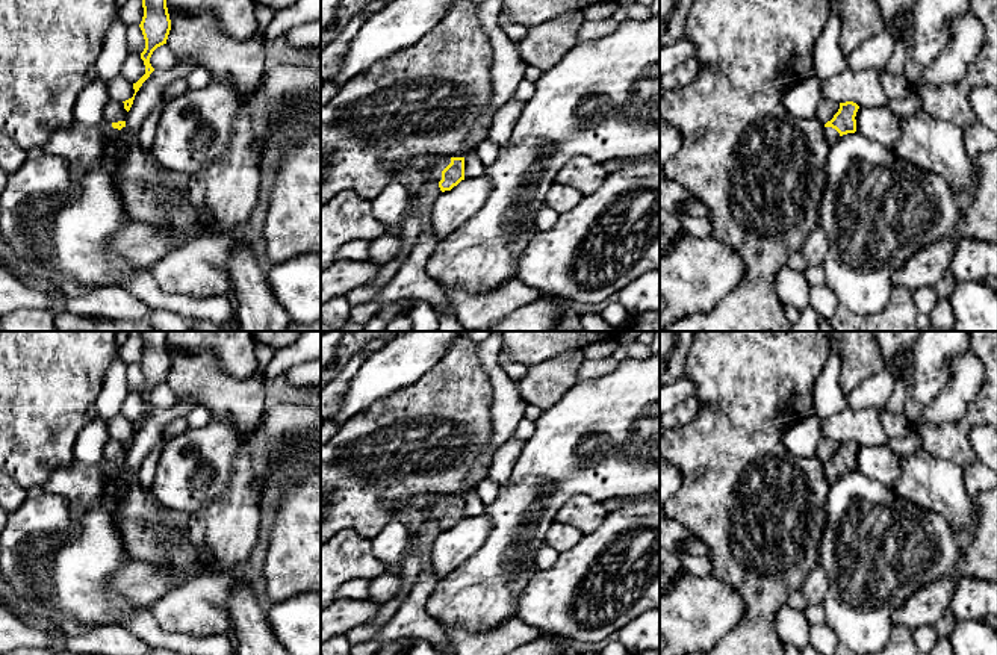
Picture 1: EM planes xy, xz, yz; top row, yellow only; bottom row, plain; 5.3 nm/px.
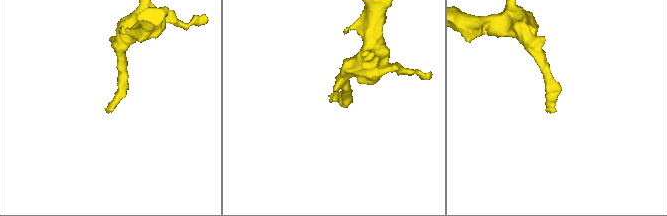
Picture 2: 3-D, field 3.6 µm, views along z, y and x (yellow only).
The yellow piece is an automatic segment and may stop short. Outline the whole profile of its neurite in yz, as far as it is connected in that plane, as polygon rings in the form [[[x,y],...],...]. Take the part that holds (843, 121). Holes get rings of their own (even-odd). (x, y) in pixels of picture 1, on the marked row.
[[[853,101],[840,103],[838,112],[825,124],[826,139],[829,144],[840,136],[856,132],[856,112],[859,106]]]

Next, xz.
[[[419,156],[392,175],[390,182],[401,183],[415,204],[412,216],[401,230],[402,250],[398,257],[381,266],[380,275],[372,284],[357,287],[346,295],[351,307],[372,301],[375,295],[393,280],[408,257],[421,230],[418,198],[422,186],[430,180],[437,182],[442,192],[451,191],[464,180],[464,157],[440,156],[436,160],[427,160],[424,156]]]

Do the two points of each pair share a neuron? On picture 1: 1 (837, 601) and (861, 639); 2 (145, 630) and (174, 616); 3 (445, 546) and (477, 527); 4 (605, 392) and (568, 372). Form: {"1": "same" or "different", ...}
{"1": "same", "2": "different", "3": "same", "4": "different"}

